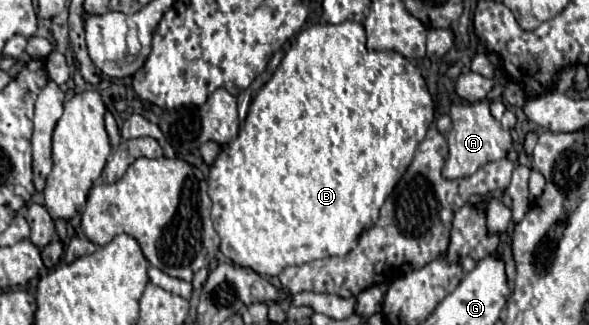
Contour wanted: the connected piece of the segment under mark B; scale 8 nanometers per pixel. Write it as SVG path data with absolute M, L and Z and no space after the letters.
M344 21L340 25L310 25L308 29L300 31L292 47L286 51L282 63L274 71L272 79L252 99L248 117L244 121L244 129L238 133L234 141L222 147L220 155L210 165L208 195L212 199L214 229L220 235L220 251L236 265L250 267L260 275L280 275L288 265L302 265L314 259L350 253L360 233L376 223L380 207L392 193L398 179L408 169L416 153L416 147L424 139L432 121L434 121L434 103L418 67L394 51L368 51L362 23Z

